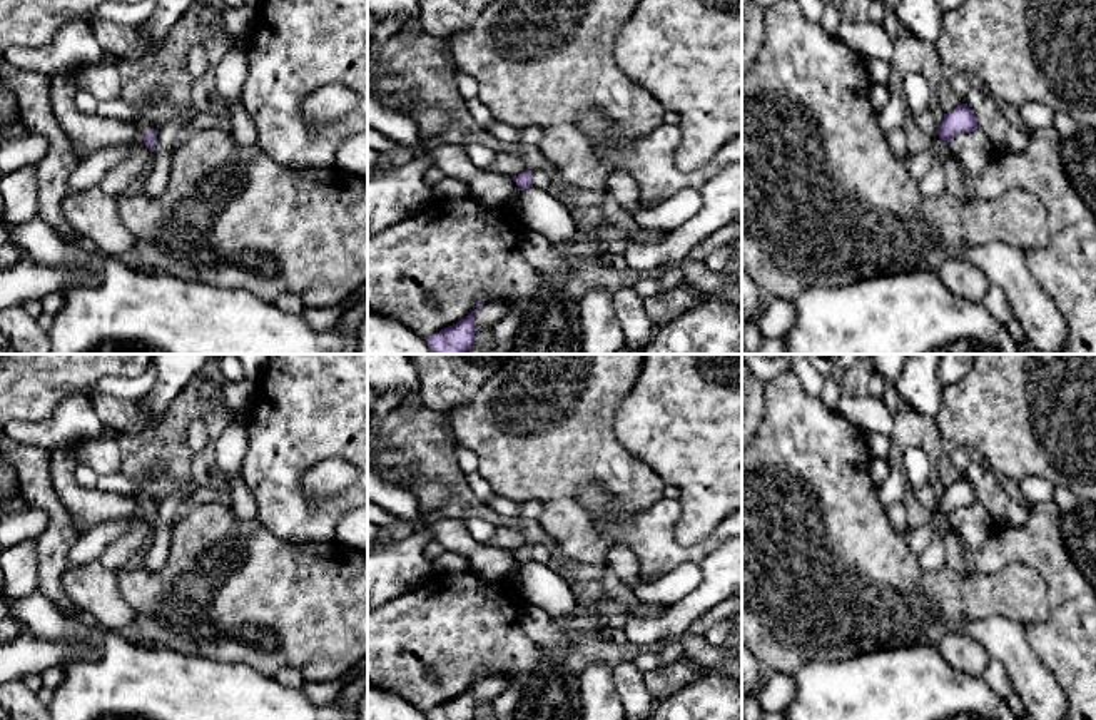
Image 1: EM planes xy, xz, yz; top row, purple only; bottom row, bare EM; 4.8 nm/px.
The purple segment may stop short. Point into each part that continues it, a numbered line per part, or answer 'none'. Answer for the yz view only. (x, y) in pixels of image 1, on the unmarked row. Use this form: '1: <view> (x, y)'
none

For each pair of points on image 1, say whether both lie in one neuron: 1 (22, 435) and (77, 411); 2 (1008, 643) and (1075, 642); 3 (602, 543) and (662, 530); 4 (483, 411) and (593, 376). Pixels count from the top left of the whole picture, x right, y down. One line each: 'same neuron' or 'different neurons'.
1: same neuron
2: different neurons
3: different neurons
4: same neuron

